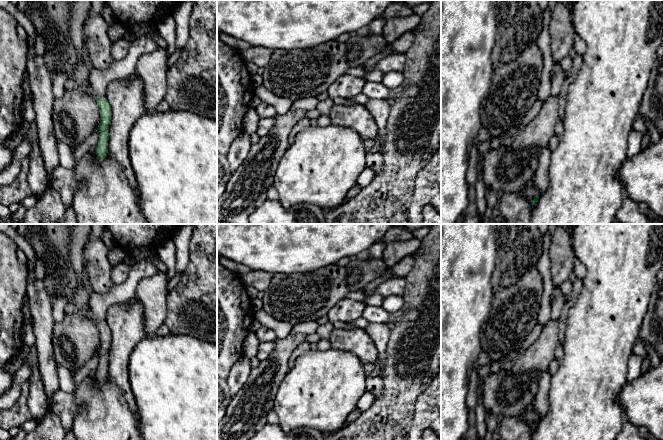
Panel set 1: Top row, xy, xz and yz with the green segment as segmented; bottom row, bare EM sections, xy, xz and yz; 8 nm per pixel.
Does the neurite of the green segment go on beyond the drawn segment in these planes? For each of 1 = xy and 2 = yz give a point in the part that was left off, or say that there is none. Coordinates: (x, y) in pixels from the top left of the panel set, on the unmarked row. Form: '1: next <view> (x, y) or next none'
1: next xy (89, 314)
2: next none

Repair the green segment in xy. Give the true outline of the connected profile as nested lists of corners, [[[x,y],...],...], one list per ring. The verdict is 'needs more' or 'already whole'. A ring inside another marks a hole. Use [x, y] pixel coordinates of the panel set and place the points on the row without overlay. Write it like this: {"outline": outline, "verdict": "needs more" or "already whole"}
{"outline": [[[91,310],[86,313],[88,319],[93,320],[100,335],[100,346],[97,352],[99,357],[98,367],[95,376],[99,385],[102,385],[108,378],[109,349],[112,343],[111,330],[106,321],[97,321],[93,318]]], "verdict": "needs more"}

